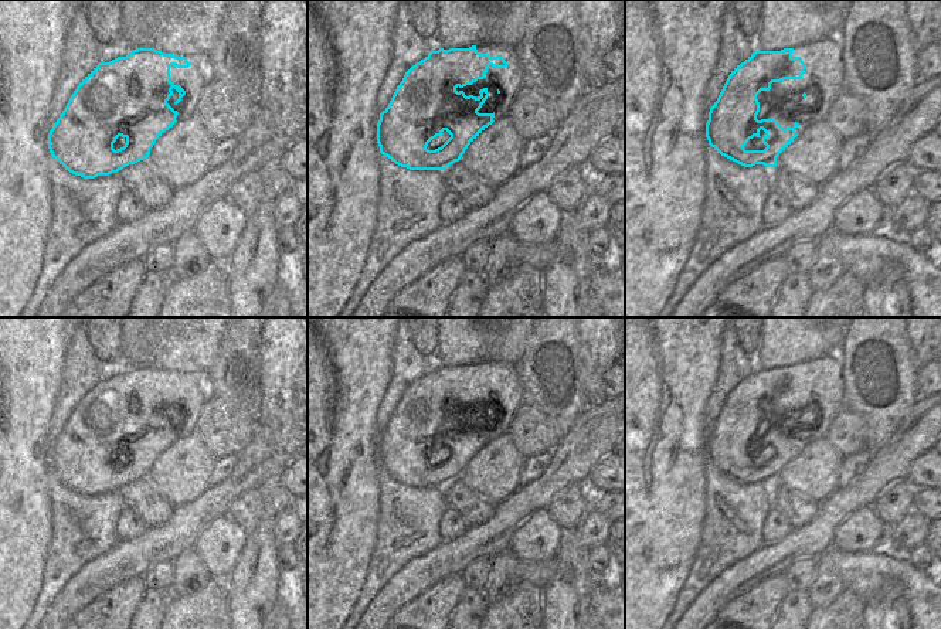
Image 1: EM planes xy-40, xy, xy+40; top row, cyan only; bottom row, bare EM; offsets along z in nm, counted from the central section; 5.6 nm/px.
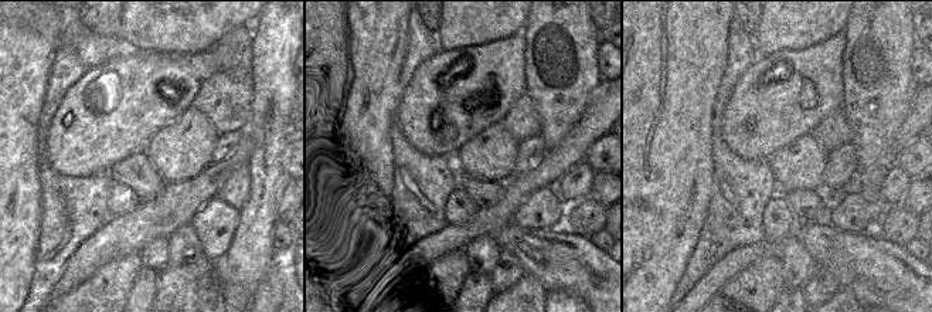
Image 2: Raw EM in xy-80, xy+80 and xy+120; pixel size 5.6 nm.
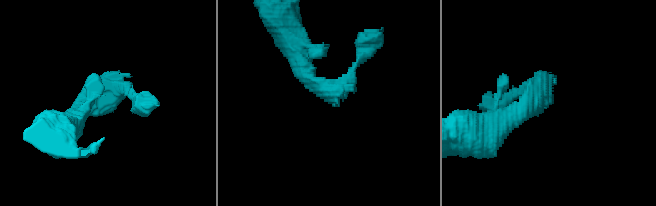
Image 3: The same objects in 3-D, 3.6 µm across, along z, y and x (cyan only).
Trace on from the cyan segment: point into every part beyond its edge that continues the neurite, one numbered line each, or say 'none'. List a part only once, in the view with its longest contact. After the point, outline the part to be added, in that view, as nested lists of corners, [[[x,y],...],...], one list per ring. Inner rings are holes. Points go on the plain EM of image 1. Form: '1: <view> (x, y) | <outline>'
1: xy (509, 397) | [[[483,360],[476,363],[476,367],[480,371],[503,374],[509,382],[506,385],[495,385],[489,382],[483,397],[478,397],[472,402],[466,402],[463,405],[458,404],[456,408],[463,408],[466,414],[473,412],[479,415],[479,408],[486,405],[489,414],[478,429],[493,431],[493,438],[503,436],[509,432],[519,407],[524,402],[519,366]]]

